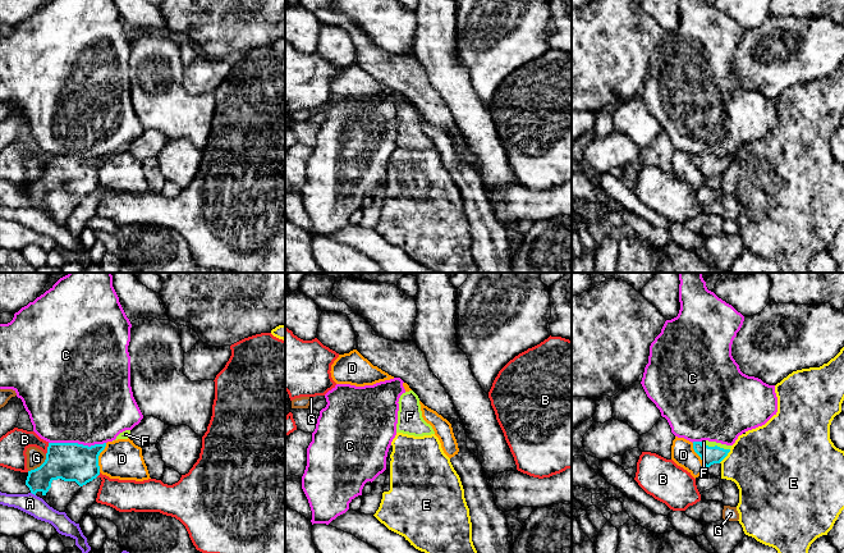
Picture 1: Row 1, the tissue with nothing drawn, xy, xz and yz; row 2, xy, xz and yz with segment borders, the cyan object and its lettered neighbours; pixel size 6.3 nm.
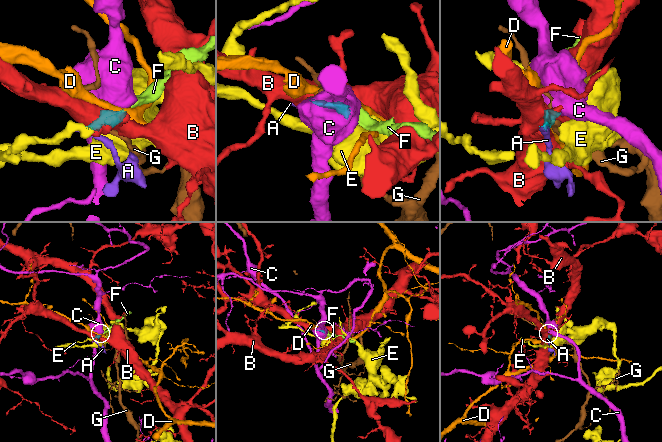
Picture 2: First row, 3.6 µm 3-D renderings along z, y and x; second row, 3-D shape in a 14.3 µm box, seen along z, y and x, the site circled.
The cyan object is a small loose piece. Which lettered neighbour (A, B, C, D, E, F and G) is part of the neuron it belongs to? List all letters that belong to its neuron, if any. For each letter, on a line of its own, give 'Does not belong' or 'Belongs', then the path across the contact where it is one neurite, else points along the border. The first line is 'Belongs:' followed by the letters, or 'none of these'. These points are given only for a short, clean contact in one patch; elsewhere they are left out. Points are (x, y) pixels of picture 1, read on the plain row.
Belongs: F
A: Does not belong. Boundary: xy (31, 205), (35, 209)
B: Does not belong
C: Does not belong. Boundary: xy (49, 155), (77, 155), (88, 159), (105, 156)
D: Does not belong. Boundary: xy (106, 156), (99, 169), (99, 184)
E: Does not belong. Boundary: yz (730, 163), (719, 176)
F: Belongs. Path across: yz (709, 168), (715, 159), (707, 159), (703, 155)
G: Does not belong. Boundary: xy (46, 168), (46, 172), (39, 179), (28, 184)

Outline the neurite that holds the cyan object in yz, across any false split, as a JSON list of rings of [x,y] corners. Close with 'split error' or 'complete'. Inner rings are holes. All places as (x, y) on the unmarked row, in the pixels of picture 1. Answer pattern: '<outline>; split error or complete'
[[[693,155],[693,163],[701,170],[706,183],[714,177],[720,177],[728,169],[730,161],[731,159],[716,155]]]; split error

